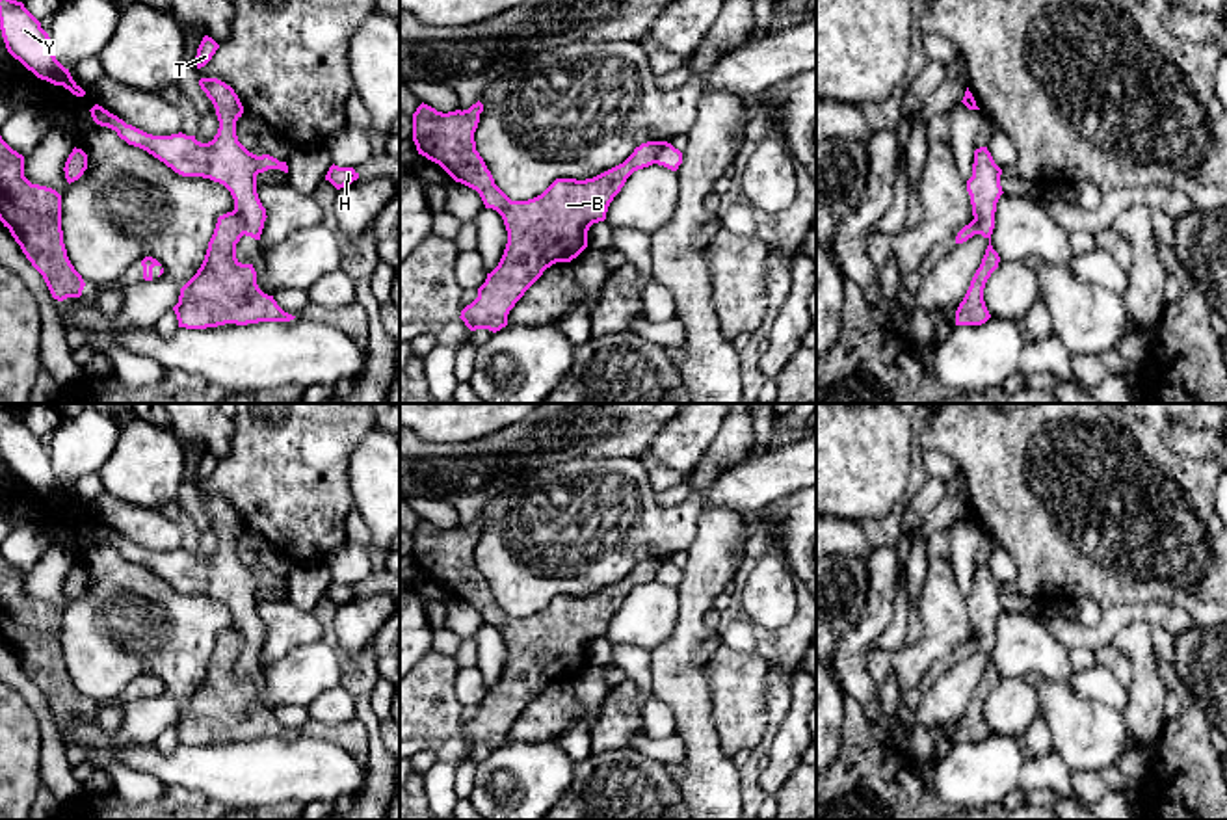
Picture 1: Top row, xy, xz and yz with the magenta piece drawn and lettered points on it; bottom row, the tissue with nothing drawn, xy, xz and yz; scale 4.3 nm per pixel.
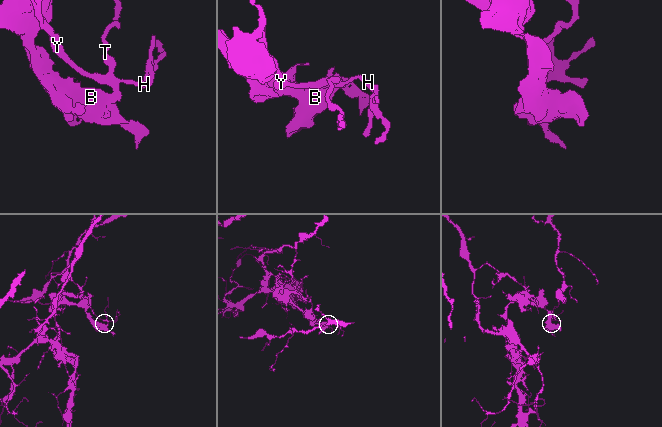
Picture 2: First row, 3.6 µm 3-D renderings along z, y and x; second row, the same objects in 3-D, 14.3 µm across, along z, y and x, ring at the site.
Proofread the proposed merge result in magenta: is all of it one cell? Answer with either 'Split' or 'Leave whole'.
Split

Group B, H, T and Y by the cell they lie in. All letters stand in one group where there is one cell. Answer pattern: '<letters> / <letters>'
B / H T Y

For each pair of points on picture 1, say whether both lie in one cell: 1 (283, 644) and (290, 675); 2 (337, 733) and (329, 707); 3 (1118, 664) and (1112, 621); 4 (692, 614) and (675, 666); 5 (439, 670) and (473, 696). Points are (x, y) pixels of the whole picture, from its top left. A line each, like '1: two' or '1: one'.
1: two
2: two
3: two
4: one
5: two

